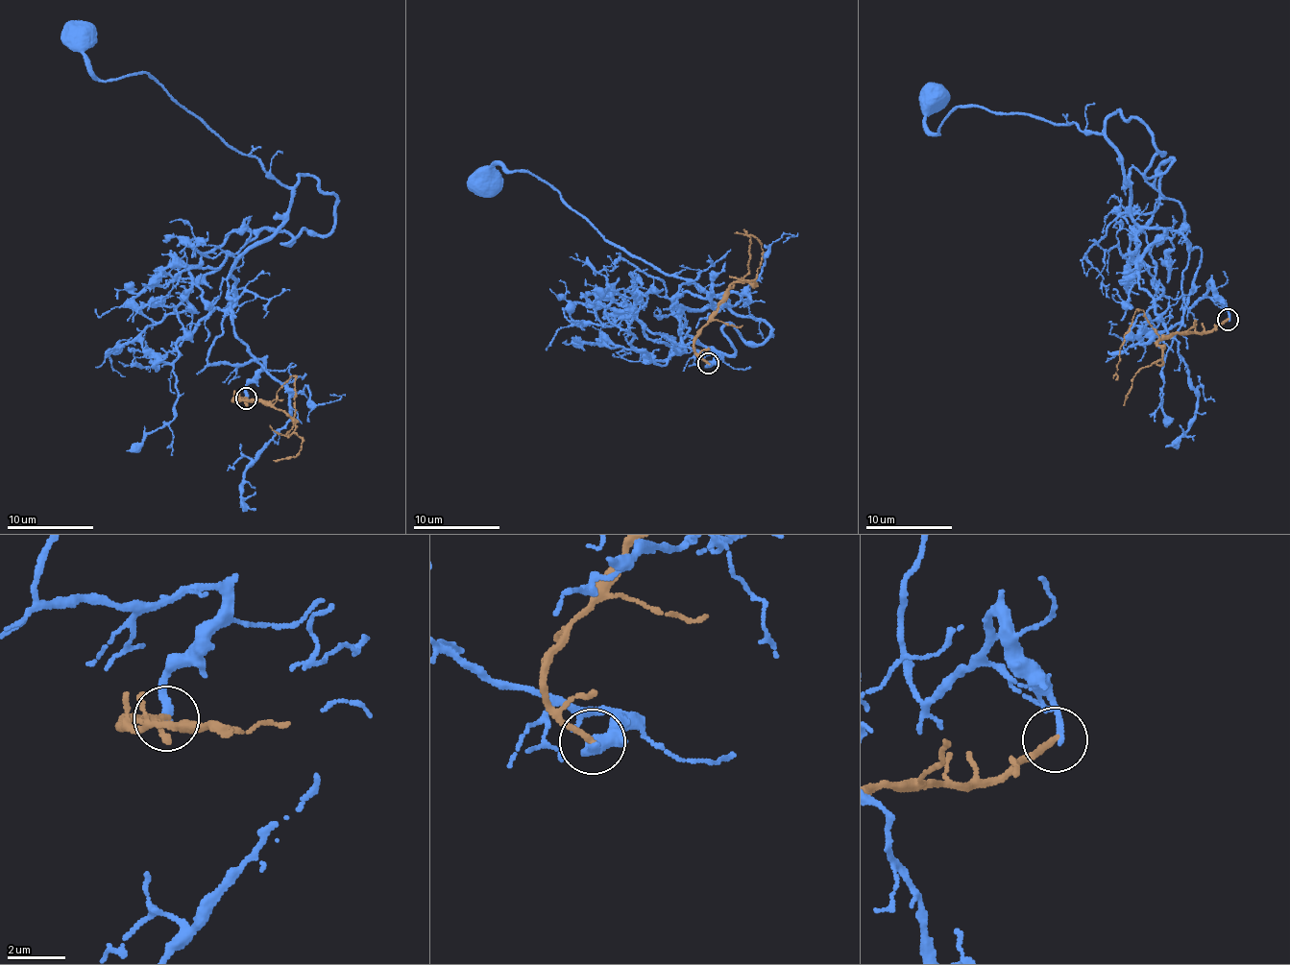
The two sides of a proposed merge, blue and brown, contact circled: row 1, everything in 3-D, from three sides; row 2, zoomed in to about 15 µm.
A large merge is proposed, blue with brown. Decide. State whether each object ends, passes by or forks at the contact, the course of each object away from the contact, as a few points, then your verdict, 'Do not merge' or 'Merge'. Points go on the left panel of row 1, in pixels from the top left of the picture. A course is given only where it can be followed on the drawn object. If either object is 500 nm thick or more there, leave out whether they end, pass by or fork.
At the ring blue ends. At the ring brown ends. Course of blue: (247, 398), (259, 359), (207, 360), (231, 269), (291, 192), (157, 80), (100, 82), (79, 31). Course of brown: (247, 398), (233, 398), (258, 399), (282, 409), (303, 439), (302, 448), (294, 455), (272, 460). Do not merge

